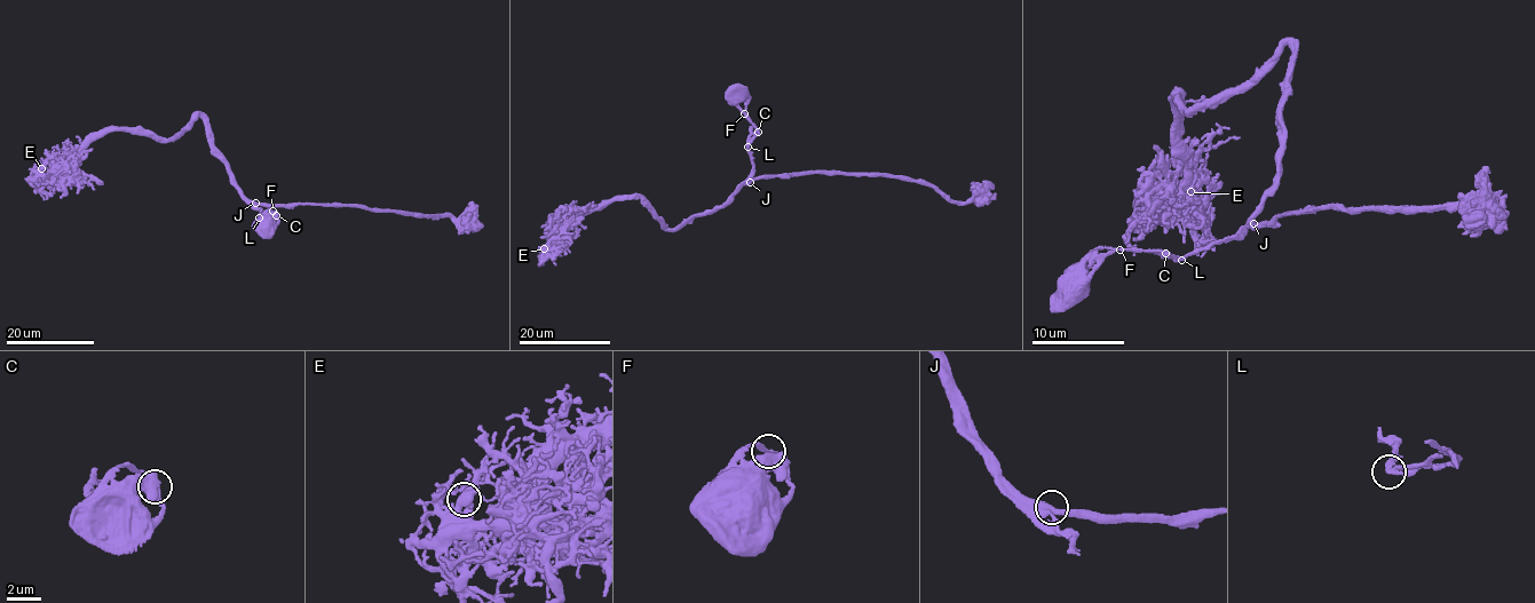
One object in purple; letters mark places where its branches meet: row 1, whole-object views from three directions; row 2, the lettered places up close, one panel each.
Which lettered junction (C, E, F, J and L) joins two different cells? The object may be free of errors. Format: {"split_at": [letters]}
{"split_at": []}

